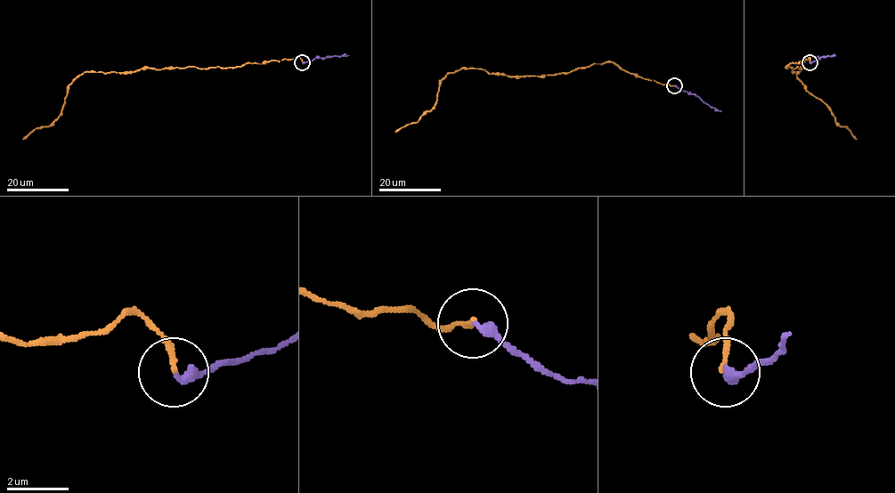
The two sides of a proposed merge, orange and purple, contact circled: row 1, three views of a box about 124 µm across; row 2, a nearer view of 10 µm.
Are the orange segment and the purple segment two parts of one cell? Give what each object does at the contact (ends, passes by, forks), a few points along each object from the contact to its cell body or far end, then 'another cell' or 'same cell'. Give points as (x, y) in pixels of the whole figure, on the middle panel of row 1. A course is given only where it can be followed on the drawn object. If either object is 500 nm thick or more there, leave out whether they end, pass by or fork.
orange ends; purple ends; course orange (675, 85), (636, 76), (612, 62), (540, 76), (508, 76), (460, 68), (441, 80), (434, 107), (395, 132); course purple (675, 85), (720, 111); same cell

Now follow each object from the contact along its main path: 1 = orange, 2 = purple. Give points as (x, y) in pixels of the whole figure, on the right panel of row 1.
1: (809, 62), (809, 57), (786, 67), (800, 68), (799, 72), (792, 72), (856, 139)
2: (809, 62), (817, 58), (835, 55)

